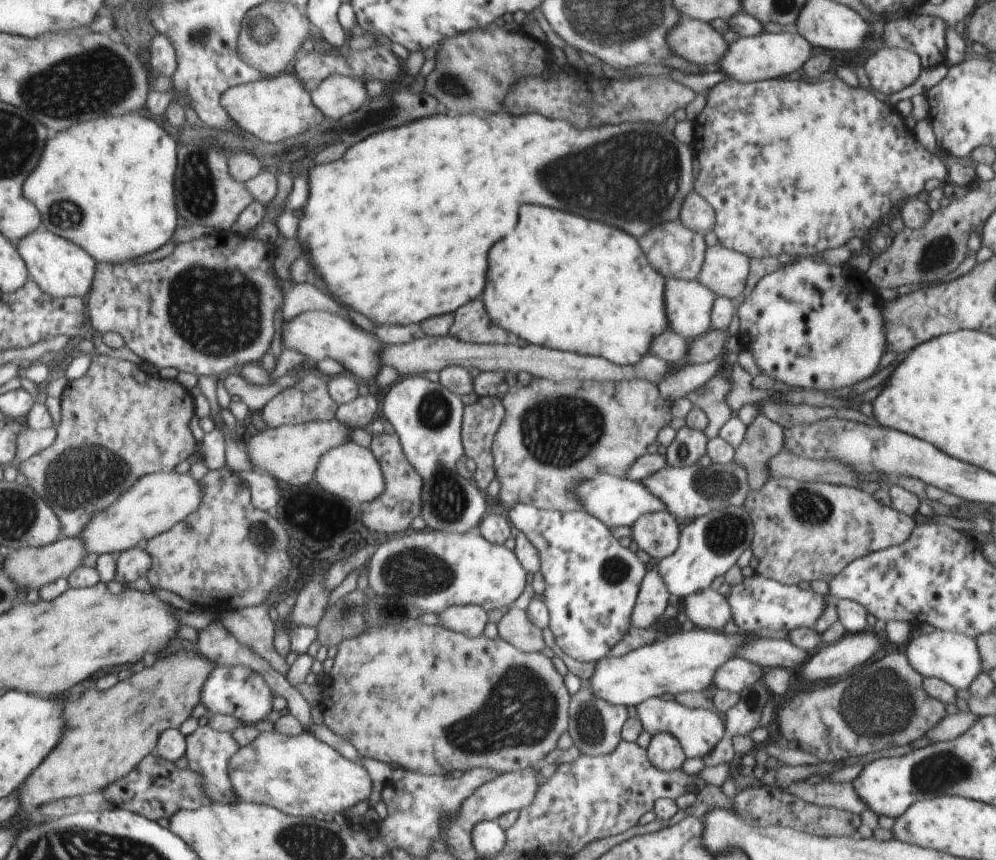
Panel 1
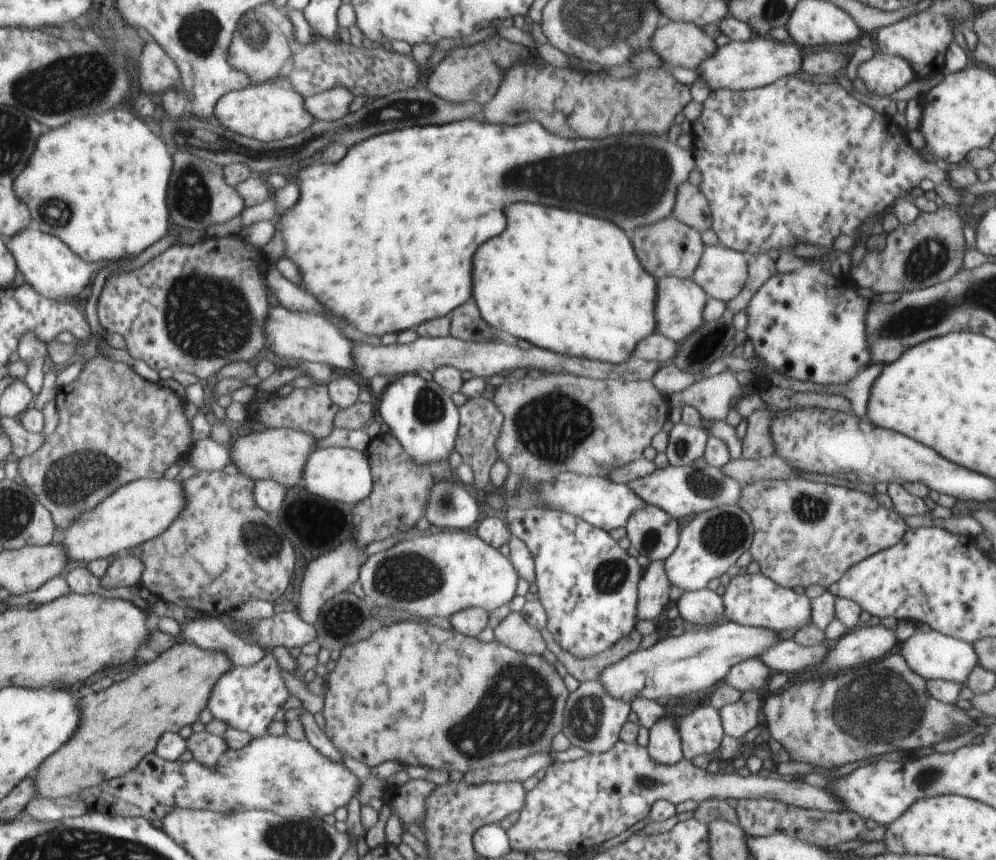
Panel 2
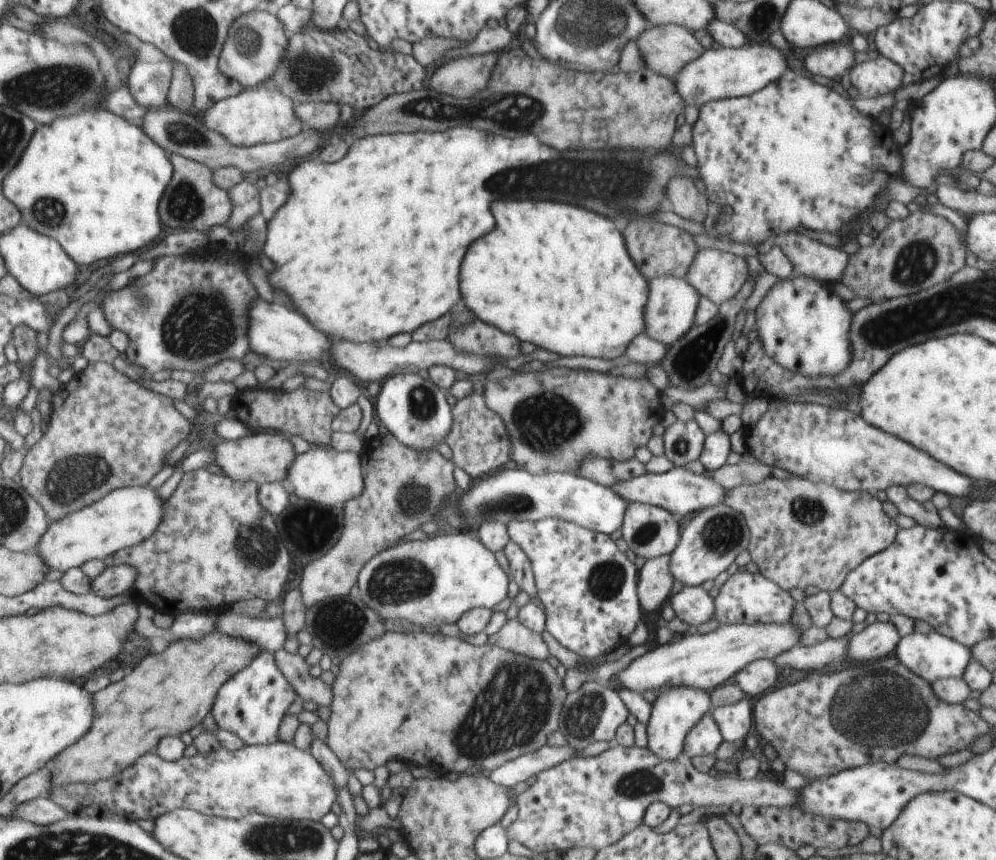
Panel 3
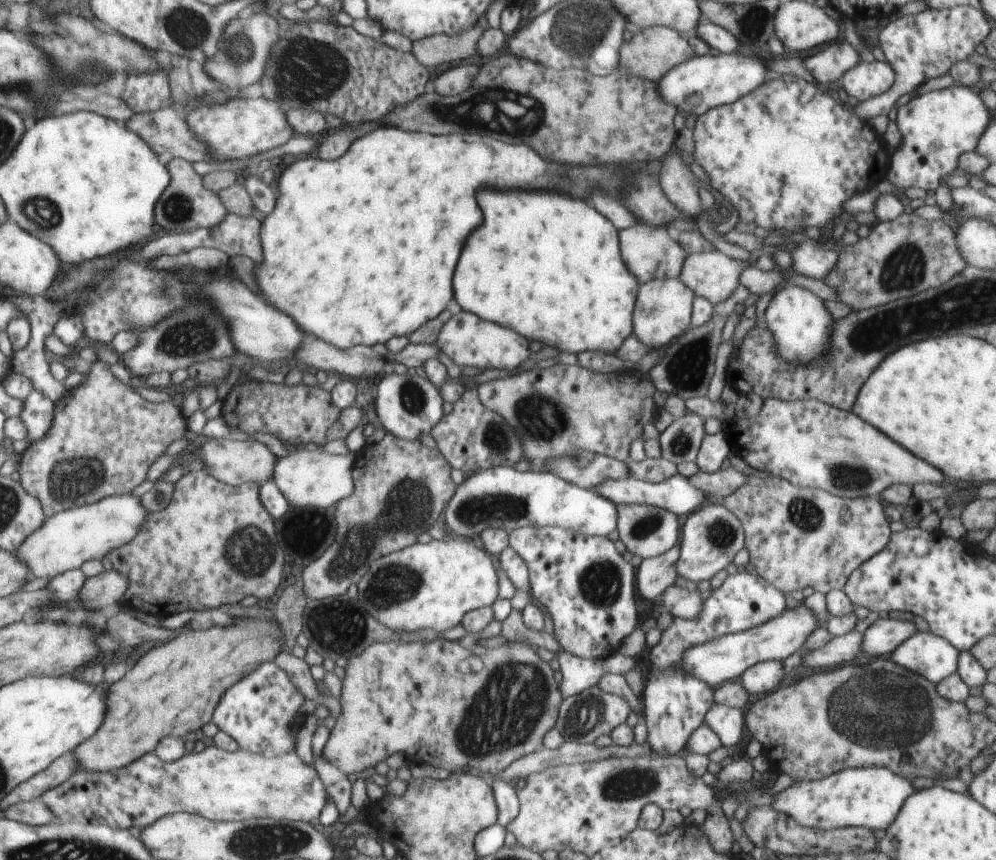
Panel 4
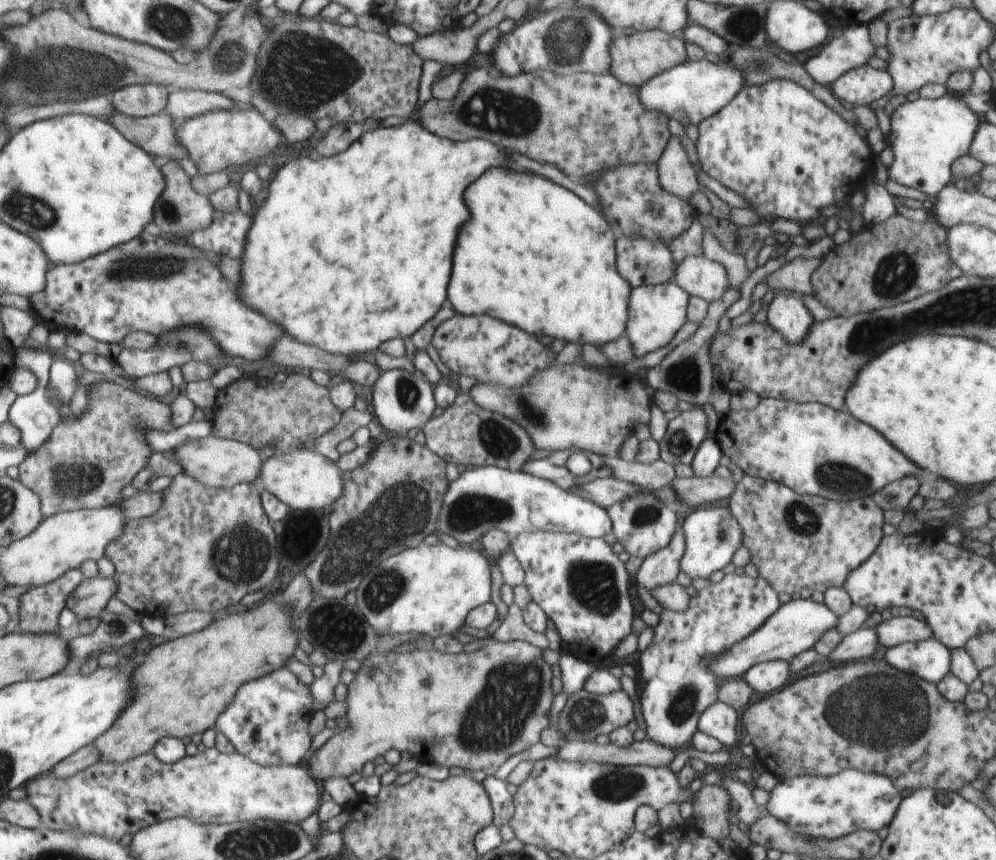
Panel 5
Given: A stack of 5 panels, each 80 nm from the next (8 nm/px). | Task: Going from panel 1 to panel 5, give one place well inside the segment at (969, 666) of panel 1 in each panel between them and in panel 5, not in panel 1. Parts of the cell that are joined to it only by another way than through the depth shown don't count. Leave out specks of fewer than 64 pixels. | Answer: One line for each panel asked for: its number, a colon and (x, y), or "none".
2: (932, 655)
3: (931, 656)
4: (928, 655)
5: (928, 659)

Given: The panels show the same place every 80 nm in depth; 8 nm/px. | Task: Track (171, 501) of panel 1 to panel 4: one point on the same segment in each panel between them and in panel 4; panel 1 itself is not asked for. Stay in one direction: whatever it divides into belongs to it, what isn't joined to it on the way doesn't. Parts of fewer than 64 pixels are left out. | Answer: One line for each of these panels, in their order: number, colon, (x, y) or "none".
2: (143, 509)
3: (127, 516)
4: (66, 541)

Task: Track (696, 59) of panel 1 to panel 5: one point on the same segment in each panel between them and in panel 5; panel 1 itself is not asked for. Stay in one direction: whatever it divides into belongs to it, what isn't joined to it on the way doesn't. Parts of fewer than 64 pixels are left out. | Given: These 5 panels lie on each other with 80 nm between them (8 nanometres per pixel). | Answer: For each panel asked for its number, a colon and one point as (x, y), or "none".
2: (677, 43)
3: (667, 48)
4: (651, 53)
5: (637, 58)

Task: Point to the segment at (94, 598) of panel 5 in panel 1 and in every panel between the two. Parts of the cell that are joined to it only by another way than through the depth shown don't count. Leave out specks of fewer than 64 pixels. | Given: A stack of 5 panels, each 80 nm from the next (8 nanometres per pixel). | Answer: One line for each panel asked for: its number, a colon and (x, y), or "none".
1: (130, 564)
2: (125, 570)
3: (115, 580)
4: (101, 593)

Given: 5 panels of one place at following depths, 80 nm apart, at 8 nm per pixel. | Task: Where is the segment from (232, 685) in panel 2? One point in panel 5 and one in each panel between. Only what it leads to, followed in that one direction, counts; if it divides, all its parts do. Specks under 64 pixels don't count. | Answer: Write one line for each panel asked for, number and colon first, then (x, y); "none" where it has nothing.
3: (251, 704)
4: (261, 711)
5: (267, 720)

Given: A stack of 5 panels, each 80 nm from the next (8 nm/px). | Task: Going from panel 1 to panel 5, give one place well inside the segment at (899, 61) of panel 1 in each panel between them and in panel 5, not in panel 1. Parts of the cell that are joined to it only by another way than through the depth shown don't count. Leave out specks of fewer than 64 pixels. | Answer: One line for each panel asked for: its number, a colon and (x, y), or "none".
2: (884, 74)
3: (878, 77)
4: (868, 79)
5: (860, 86)

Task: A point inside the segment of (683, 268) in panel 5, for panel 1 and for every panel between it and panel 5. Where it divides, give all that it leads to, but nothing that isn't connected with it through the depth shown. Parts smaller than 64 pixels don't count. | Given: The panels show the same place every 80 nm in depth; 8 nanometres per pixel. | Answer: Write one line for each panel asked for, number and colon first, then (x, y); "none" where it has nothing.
1: (724, 271)
2: (722, 272)
3: (717, 275)
4: (712, 275)

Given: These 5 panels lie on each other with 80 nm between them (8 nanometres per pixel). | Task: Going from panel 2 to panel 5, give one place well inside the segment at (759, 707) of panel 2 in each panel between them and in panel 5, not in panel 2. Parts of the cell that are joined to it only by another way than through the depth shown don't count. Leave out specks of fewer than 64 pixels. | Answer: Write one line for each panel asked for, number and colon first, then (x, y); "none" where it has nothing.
3: (734, 720)
4: (728, 722)
5: (720, 721)

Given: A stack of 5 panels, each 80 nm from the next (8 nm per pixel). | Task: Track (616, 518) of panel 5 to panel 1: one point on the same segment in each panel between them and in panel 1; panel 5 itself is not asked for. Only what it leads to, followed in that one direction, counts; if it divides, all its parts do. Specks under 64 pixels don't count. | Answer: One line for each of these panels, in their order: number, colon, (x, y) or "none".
1: (657, 534)
2: (654, 533)
3: (651, 532)
4: (647, 531)

